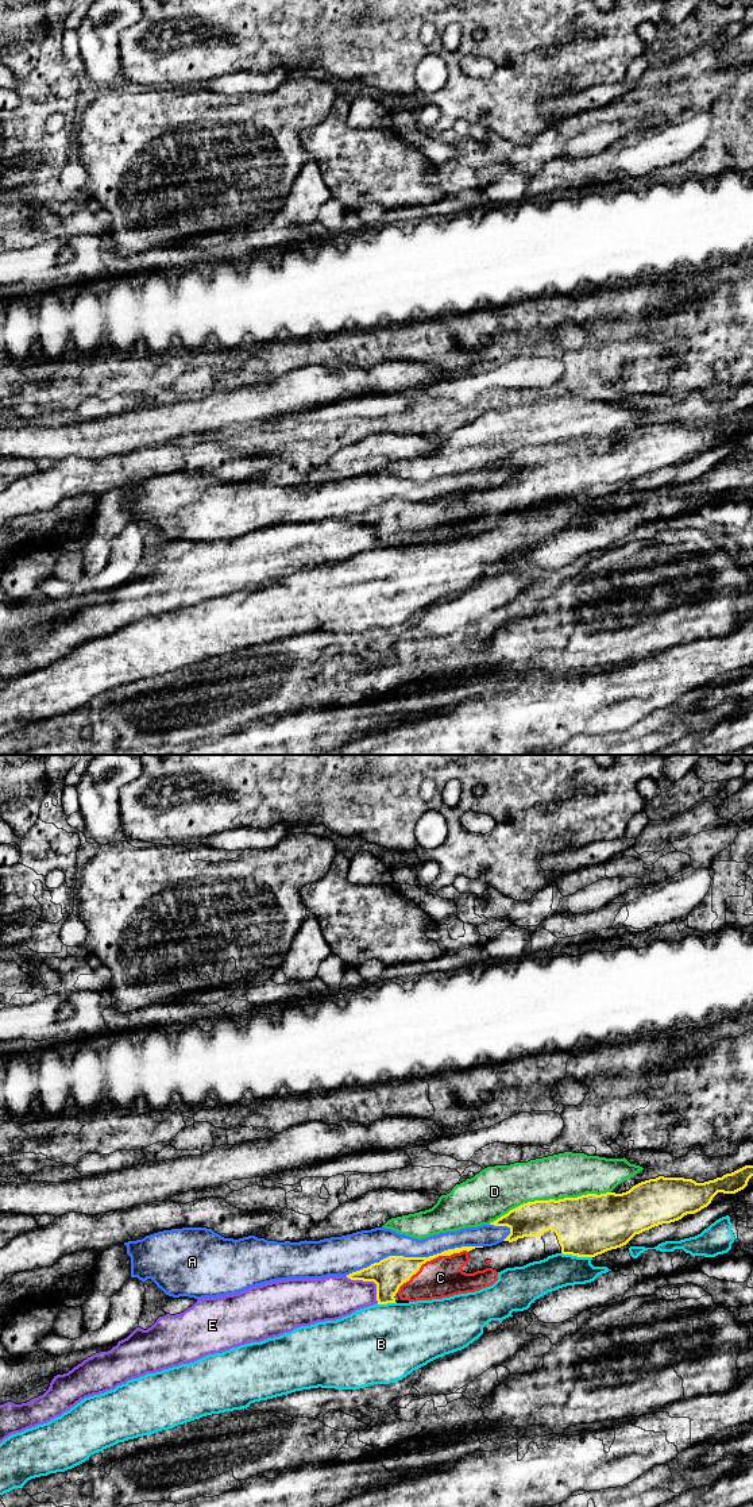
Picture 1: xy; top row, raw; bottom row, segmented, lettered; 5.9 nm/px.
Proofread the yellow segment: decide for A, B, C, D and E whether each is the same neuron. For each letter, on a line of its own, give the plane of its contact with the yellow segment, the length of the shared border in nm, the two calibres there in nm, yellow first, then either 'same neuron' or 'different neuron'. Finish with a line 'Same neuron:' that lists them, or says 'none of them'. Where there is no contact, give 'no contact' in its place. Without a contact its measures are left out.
A: meets yellow in xy; contact 850 nm long; 190 nm thick on the yellow side, 190 nm on the other; different neuron
B: meets yellow in xy; contact 190 nm long; 360 nm thick on the yellow side, 200 nm on the other; different neuron
C: meets yellow in xy; contact 500 nm long; 190 nm thick on the yellow side, 240 nm on the other; same neuron
D: meets yellow in xy; contact 750 nm long; 320 nm thick on the yellow side, 280 nm on the other; different neuron
E: meets yellow in xy; contact 260 nm long; 190 nm thick on the yellow side, 260 nm on the other; different neuron
Same neuron: C

